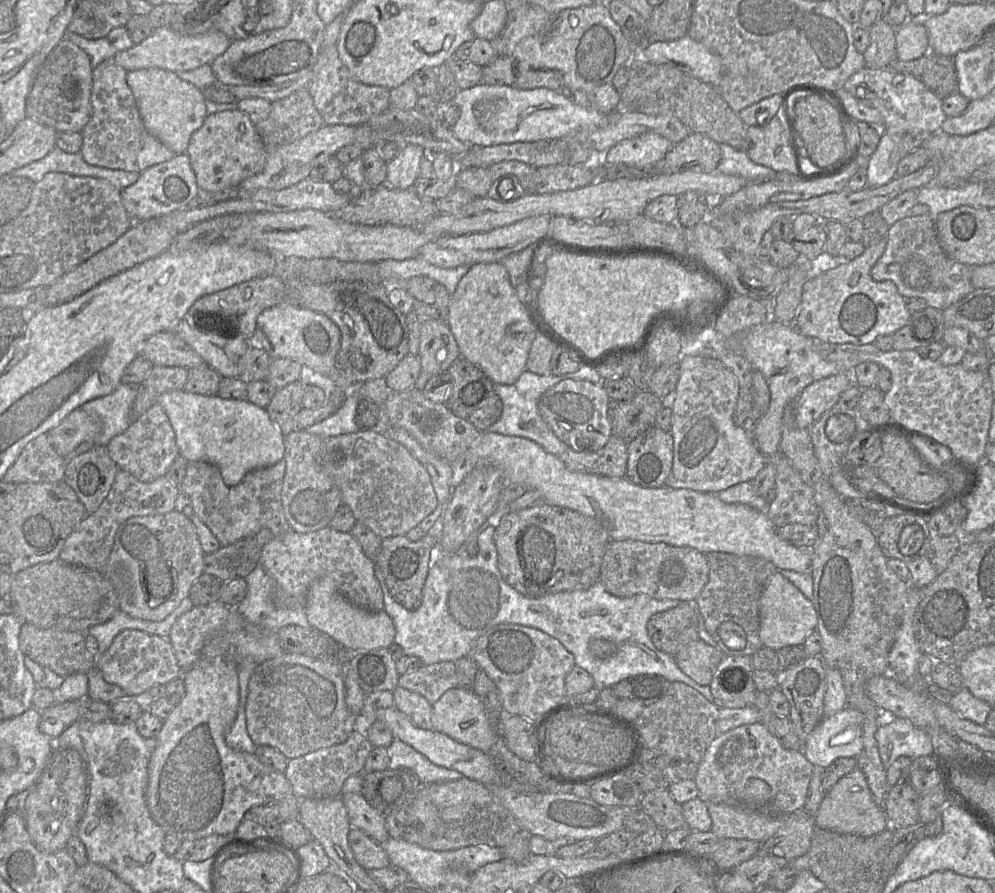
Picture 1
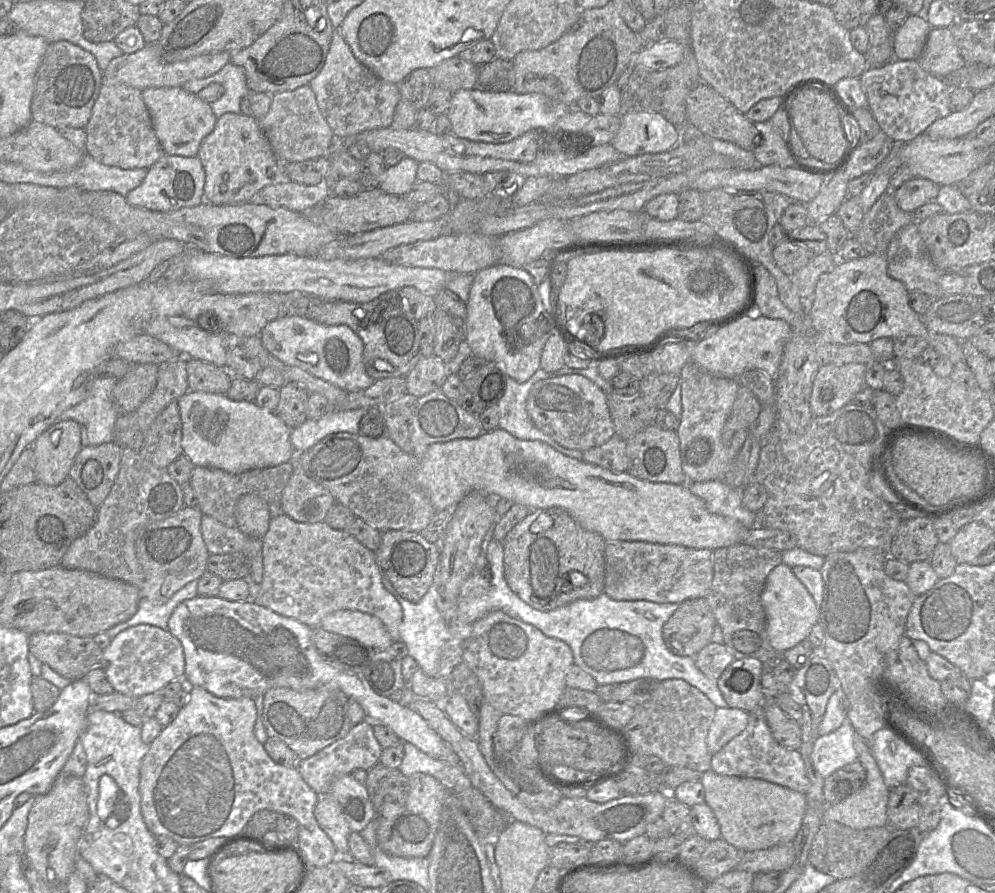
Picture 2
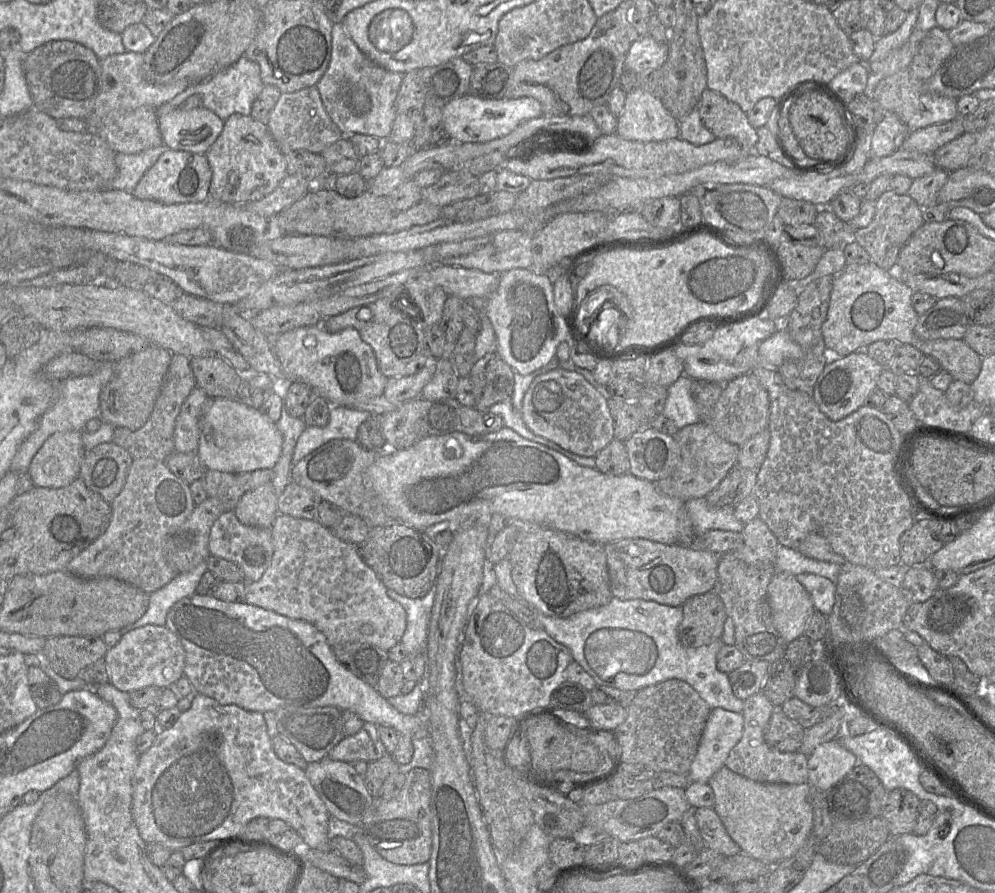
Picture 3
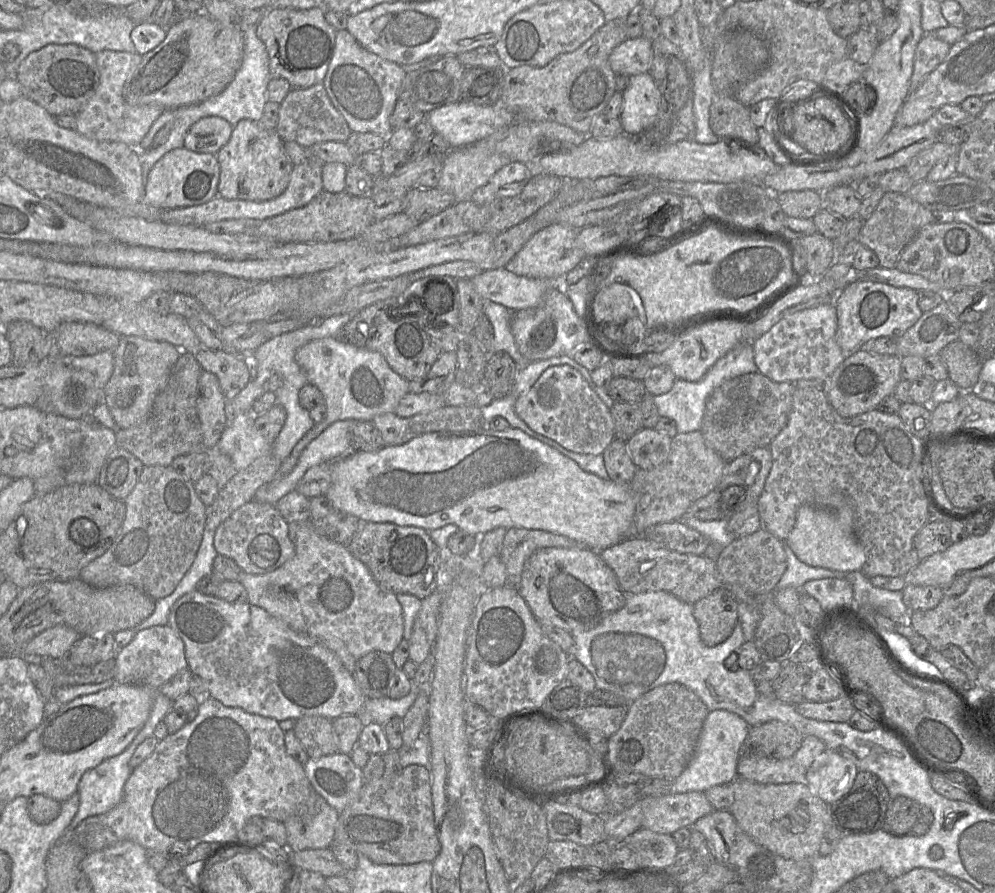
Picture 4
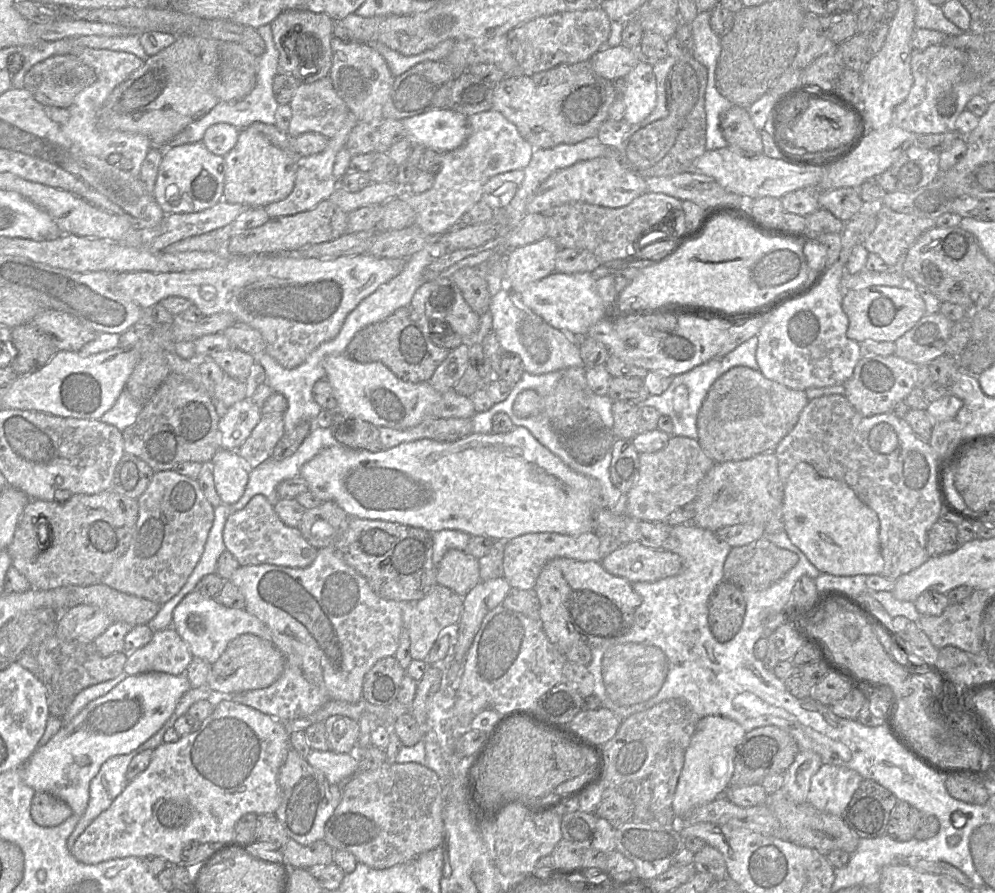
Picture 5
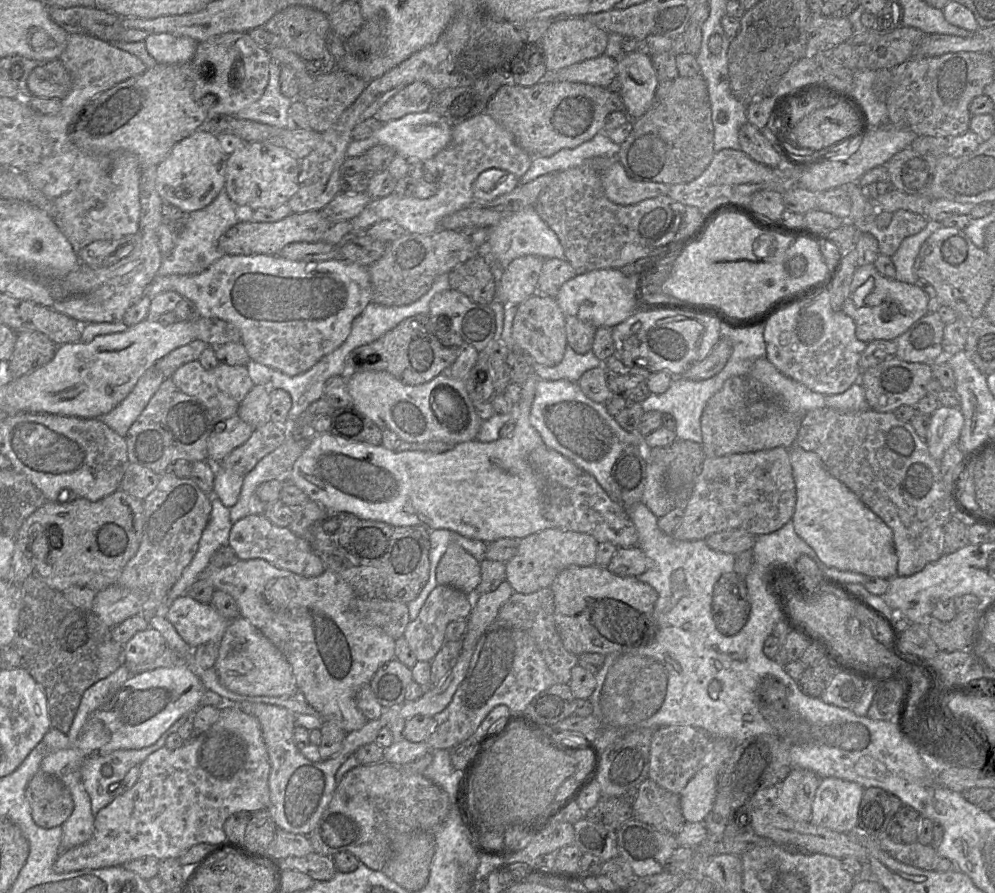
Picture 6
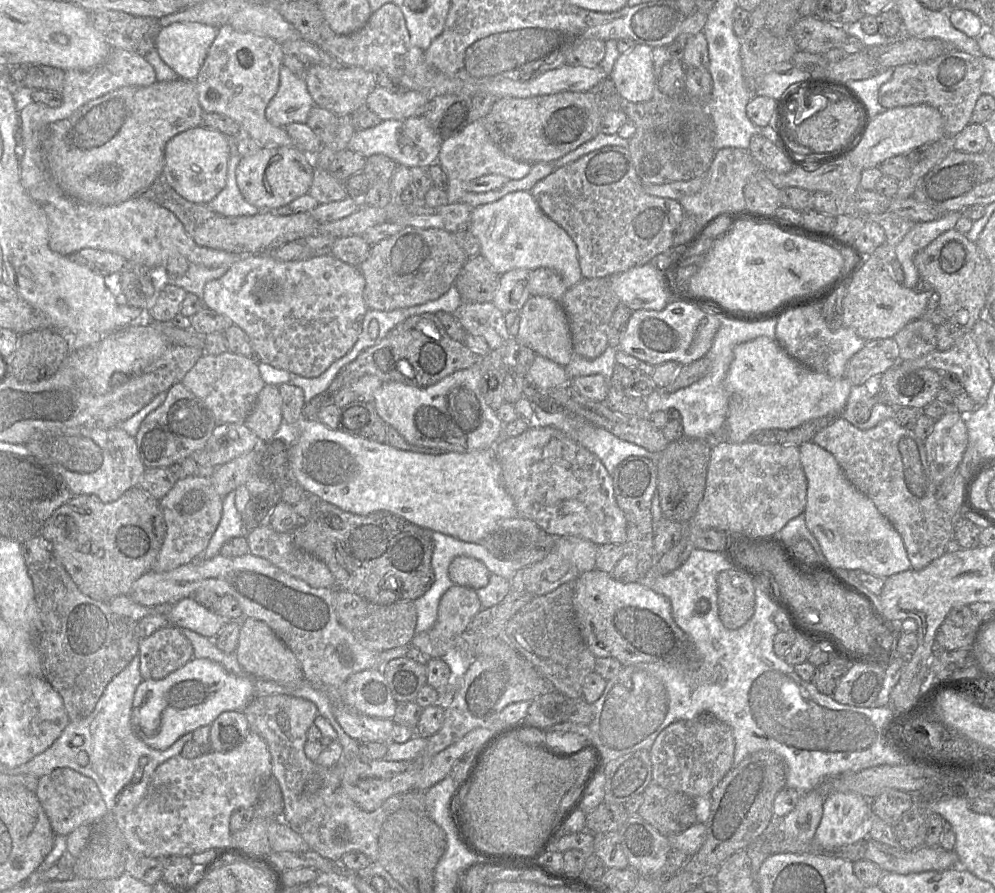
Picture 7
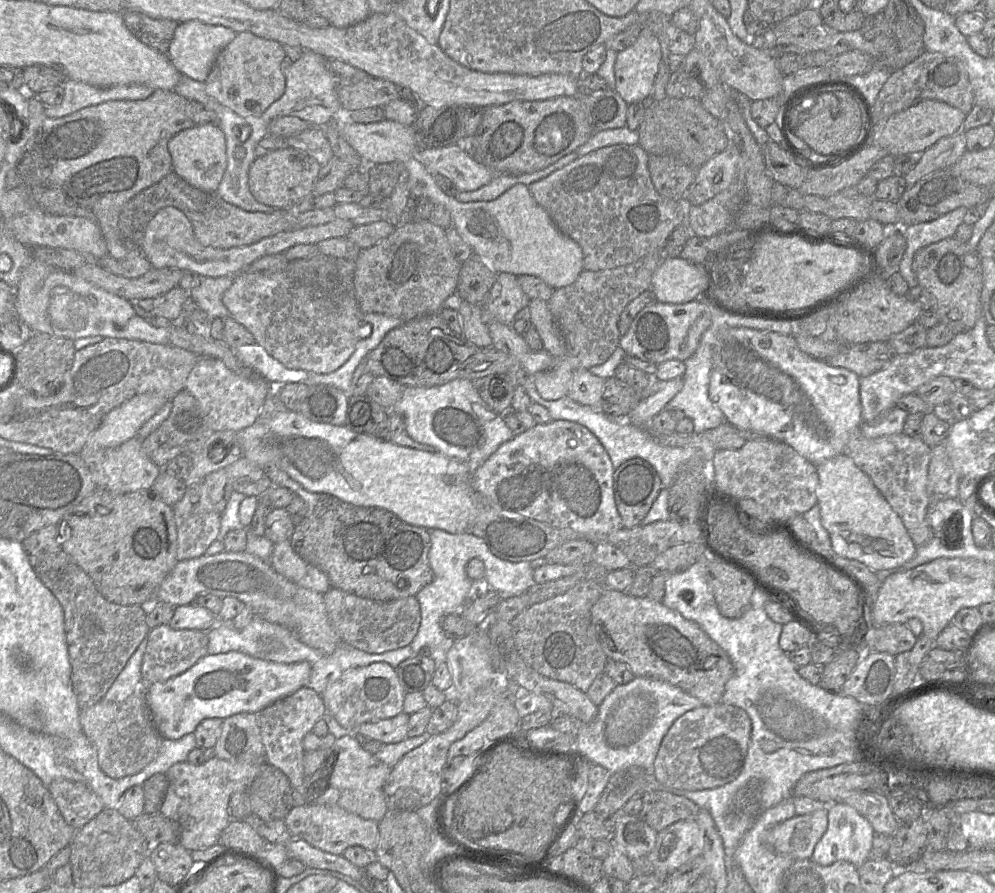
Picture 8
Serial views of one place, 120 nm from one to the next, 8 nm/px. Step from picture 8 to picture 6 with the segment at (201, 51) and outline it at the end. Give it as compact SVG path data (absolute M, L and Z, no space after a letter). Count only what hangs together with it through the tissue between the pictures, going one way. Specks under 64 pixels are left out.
M168 33L153 34L145 40L148 53L159 64L188 64L192 61L199 43L189 37Z

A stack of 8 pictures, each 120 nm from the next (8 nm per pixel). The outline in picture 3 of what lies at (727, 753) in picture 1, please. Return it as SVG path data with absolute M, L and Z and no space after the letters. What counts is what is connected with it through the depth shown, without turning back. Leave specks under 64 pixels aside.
M761 692L744 700L744 729L739 742L730 751L725 767L753 781L762 783L802 784L808 782L808 756L796 752L780 752L769 746L764 738L765 730L776 707Z

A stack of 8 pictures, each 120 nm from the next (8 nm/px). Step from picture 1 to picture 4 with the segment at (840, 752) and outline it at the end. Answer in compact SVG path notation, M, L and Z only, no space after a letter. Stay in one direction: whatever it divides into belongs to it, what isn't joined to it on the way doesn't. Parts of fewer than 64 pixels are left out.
M826 749L806 770L804 782L822 801L832 804L851 789L858 772L851 760Z

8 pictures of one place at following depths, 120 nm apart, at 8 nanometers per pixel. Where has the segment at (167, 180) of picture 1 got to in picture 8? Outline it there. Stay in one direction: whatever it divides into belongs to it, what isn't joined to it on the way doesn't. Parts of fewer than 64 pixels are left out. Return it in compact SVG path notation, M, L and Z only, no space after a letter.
M215 123L196 124L182 130L169 140L167 146L173 172L200 190L217 190L227 167L227 157L224 133Z

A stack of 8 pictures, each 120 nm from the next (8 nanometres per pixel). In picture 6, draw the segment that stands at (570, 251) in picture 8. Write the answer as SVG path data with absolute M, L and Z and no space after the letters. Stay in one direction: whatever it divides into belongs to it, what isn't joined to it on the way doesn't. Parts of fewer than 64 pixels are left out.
M534 207L523 208L488 228L486 240L490 262L506 268L514 259L534 255L543 259L566 259L564 249L553 230L539 217Z

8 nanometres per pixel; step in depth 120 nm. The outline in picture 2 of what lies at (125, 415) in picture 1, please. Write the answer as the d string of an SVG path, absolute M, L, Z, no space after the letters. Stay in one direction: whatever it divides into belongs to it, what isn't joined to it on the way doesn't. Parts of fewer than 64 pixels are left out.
M96 377L87 397L62 412L57 421L74 420L85 426L88 446L114 442L114 426L120 415L112 400L112 391L117 382L115 377Z

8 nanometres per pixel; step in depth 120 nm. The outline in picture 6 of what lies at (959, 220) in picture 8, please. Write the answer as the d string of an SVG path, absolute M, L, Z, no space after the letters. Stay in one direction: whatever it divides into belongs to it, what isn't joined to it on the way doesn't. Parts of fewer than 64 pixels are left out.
M928 220L927 225L920 232L901 242L897 251L891 256L896 271L895 280L907 284L916 283L918 277L913 271L915 258L925 240L941 227L943 227L941 222Z

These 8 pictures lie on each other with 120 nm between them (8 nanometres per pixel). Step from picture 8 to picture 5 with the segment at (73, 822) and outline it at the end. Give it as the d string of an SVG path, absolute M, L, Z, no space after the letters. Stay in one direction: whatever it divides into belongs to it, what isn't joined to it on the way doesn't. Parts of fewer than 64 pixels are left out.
M35 792L30 812L33 821L42 827L58 826L73 814L66 802L45 792Z

